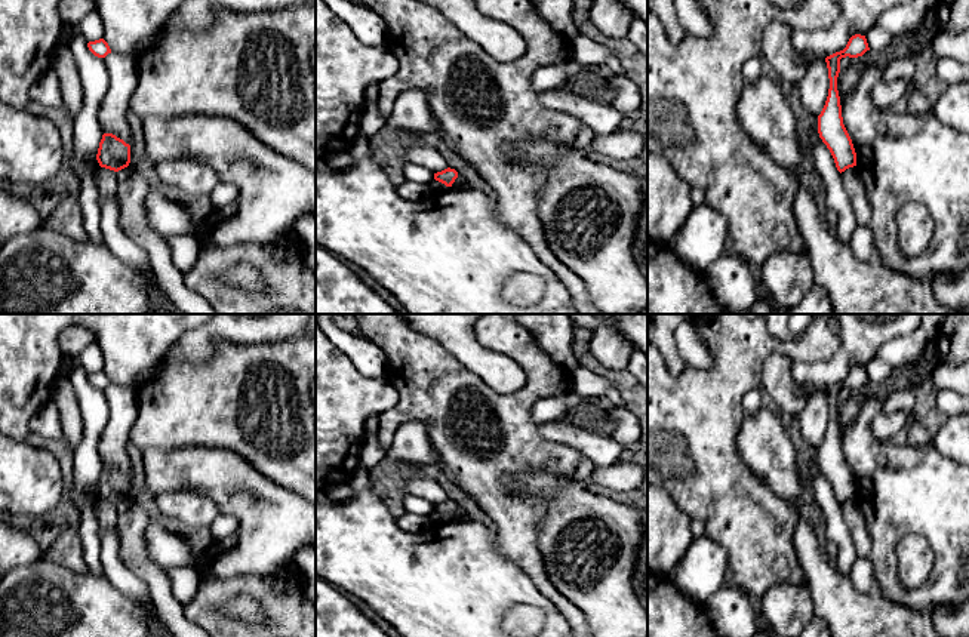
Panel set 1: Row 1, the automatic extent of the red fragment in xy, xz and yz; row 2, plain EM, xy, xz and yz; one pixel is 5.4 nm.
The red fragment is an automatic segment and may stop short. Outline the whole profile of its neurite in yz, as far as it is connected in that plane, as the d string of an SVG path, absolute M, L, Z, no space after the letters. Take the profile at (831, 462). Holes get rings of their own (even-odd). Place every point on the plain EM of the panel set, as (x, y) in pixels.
M855 366L849 370L846 379L825 390L830 410L830 421L825 437L818 447L818 465L830 481L837 502L842 505L856 498L856 484L852 471L843 456L840 428L837 422L837 409L842 390L858 390L870 382L865 367Z

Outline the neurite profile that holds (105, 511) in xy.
M99 498L96 504L96 520L99 533L105 527L116 529L117 504Z

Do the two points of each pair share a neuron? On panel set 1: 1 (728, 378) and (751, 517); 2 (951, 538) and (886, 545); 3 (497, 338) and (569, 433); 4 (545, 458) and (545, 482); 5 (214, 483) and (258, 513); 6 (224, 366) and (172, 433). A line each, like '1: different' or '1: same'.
1: same
2: same
3: different
4: different
5: same
6: same

